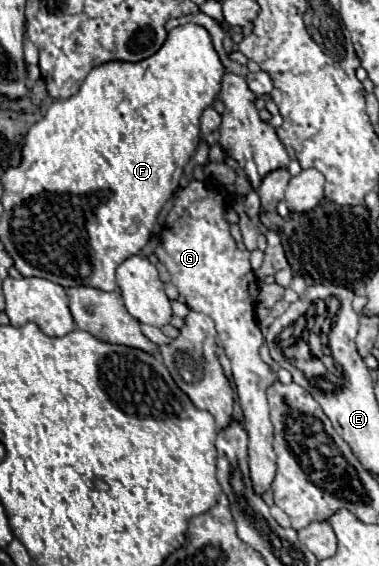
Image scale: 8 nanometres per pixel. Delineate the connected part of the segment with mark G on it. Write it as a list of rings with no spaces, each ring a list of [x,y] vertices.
[[[192,180],[184,190],[180,190],[174,208],[164,220],[162,240],[156,248],[158,260],[172,274],[172,284],[186,298],[186,304],[192,310],[208,314],[216,322],[218,344],[226,348],[226,356],[232,362],[234,382],[238,386],[240,406],[244,414],[244,424],[250,436],[248,454],[250,454],[250,478],[256,494],[270,490],[270,484],[276,474],[276,454],[272,450],[272,422],[268,414],[266,388],[272,384],[276,374],[264,364],[258,356],[258,348],[264,344],[264,336],[256,324],[254,308],[258,300],[258,288],[252,284],[256,276],[250,266],[250,252],[236,248],[234,238],[230,236],[230,224],[224,220],[224,198],[206,182]]]

